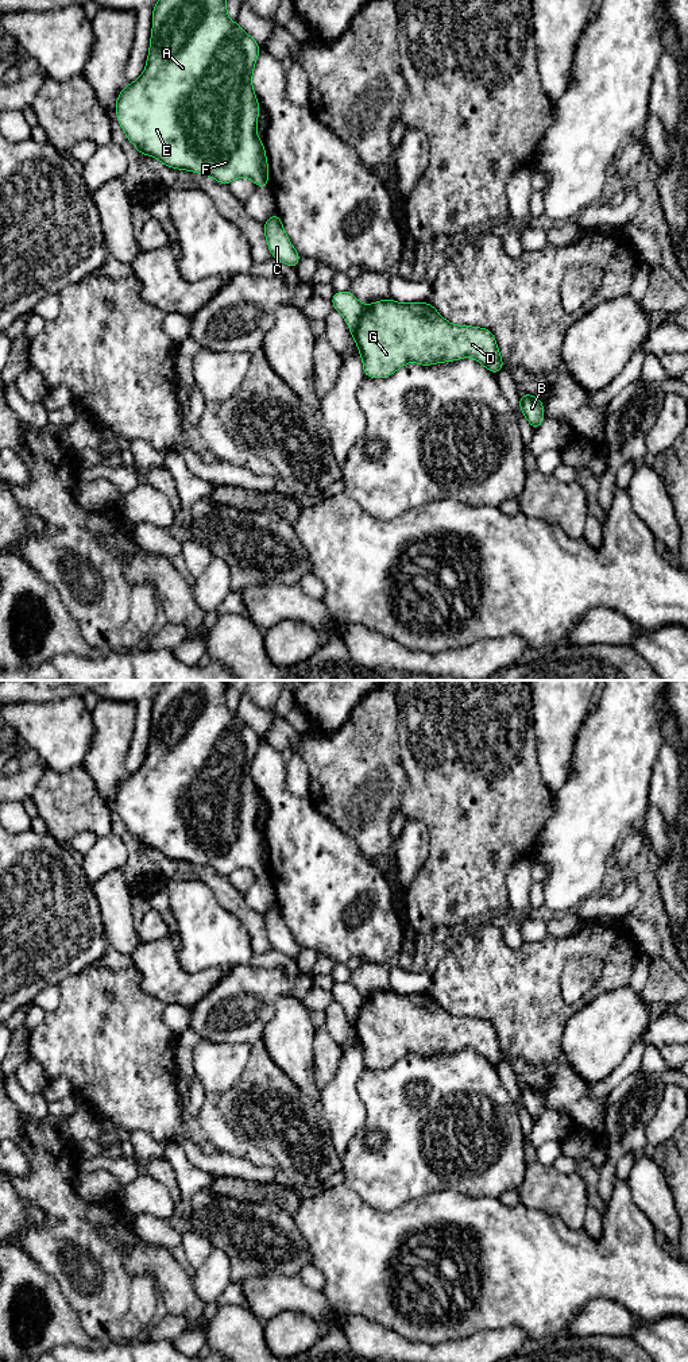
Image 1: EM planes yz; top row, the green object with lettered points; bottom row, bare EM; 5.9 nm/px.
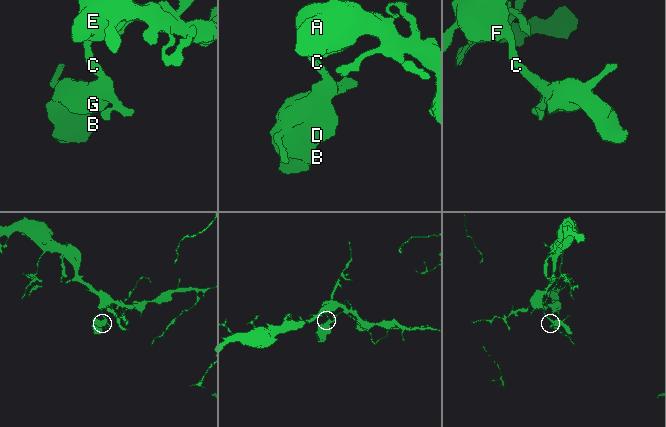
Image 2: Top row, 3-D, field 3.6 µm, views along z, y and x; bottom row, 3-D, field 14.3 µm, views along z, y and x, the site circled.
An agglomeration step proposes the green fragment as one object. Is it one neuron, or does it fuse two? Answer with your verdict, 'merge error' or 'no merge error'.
merge error

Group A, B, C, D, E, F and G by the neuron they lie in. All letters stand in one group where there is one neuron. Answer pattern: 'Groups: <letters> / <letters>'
Groups: A C E F / B D G

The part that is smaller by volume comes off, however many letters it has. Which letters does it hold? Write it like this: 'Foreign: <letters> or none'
Foreign: B, D, G

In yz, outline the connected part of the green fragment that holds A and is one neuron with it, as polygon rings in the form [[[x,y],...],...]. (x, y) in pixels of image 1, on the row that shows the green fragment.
[[[159,0],[143,74],[119,93],[117,121],[140,155],[206,174],[229,185],[240,177],[268,188],[263,142],[256,136],[259,100],[252,89],[260,46],[227,15],[227,0]]]

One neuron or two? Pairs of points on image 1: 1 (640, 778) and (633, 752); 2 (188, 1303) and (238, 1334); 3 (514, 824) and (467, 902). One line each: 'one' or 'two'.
1: one
2: two
3: one

